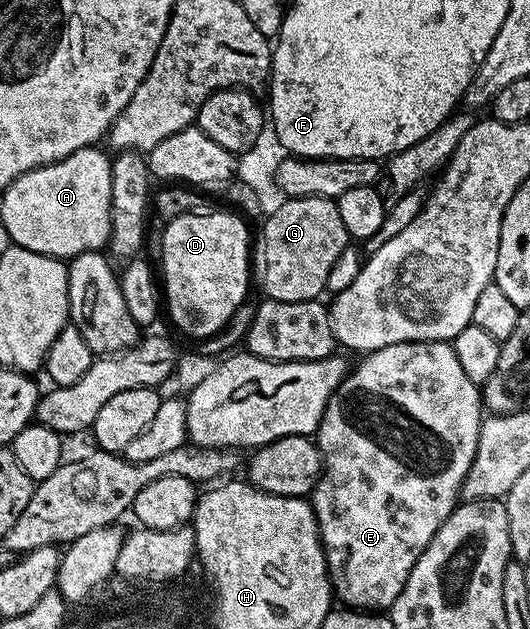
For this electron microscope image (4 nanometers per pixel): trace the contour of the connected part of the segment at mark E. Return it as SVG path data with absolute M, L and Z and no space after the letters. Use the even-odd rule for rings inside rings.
M417 340L384 346L375 352L365 353L358 365L351 367L337 390L332 394L328 406L322 415L322 421L316 433L316 443L322 452L322 477L312 493L312 503L318 533L322 539L322 549L326 555L326 565L330 571L330 587L333 595L343 600L350 610L388 610L396 602L400 590L404 590L404 582L408 582L408 574L412 574L412 566L416 566L416 558L424 554L428 542L444 526L446 519L454 513L460 503L462 483L468 474L468 466L472 466L472 458L476 458L480 426L484 419L484 405L479 385L464 374L453 343L445 340Z

